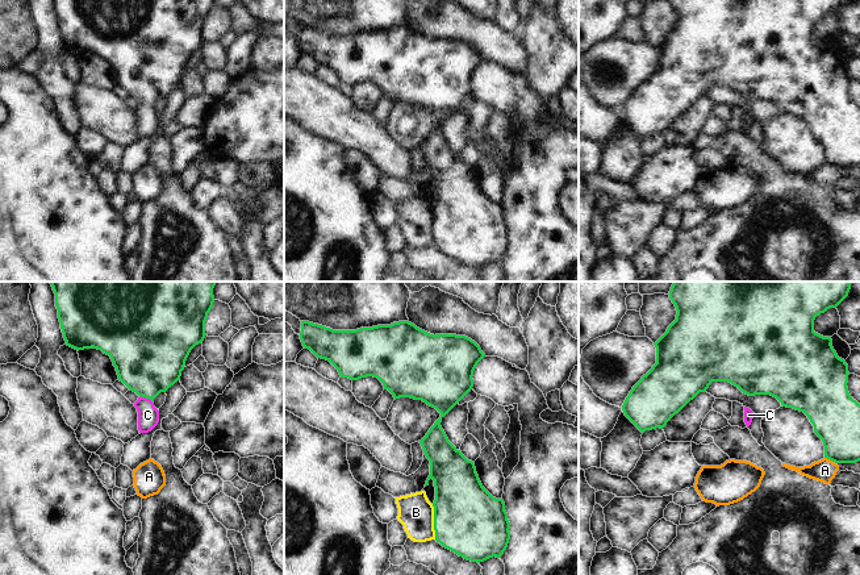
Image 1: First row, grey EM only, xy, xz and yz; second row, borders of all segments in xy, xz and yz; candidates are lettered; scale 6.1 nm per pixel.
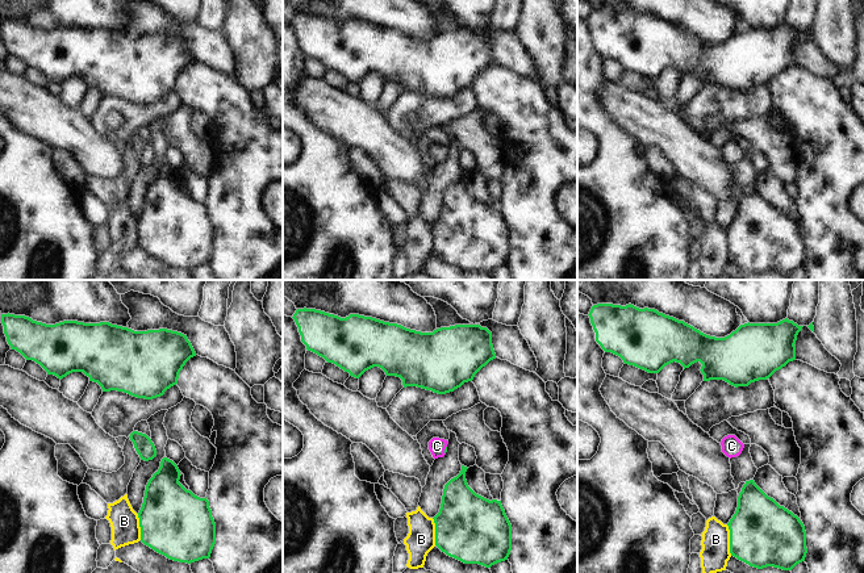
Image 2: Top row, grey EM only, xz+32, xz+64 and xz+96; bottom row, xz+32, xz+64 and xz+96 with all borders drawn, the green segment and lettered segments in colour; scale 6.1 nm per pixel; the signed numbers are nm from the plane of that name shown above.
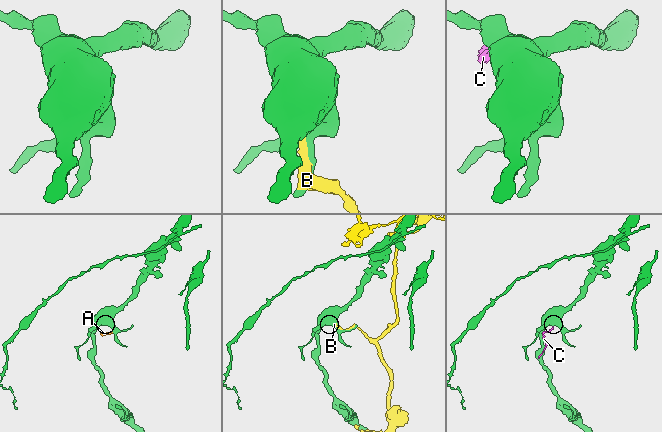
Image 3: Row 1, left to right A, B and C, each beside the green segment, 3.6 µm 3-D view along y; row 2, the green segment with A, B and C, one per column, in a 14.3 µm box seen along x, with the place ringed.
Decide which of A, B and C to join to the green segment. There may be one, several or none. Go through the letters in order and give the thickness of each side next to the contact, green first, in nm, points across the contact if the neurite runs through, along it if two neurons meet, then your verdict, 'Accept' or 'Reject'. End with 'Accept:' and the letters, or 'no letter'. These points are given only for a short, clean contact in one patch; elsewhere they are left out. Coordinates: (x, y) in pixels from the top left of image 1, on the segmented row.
A: Thickness 280 nm (green) against 140 nm. Boundary: yz (825, 457), (833, 462). Reject
B: Thickness 420 nm (green) against 220 nm. Reject
C: Thickness 440 nm (green) against 130 nm. Path across: xy (149, 357), (146, 398), (147, 415). Accept
Accept: C

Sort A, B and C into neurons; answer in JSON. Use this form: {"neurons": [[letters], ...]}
{"neurons": [["A"], ["B"], ["C"]]}

